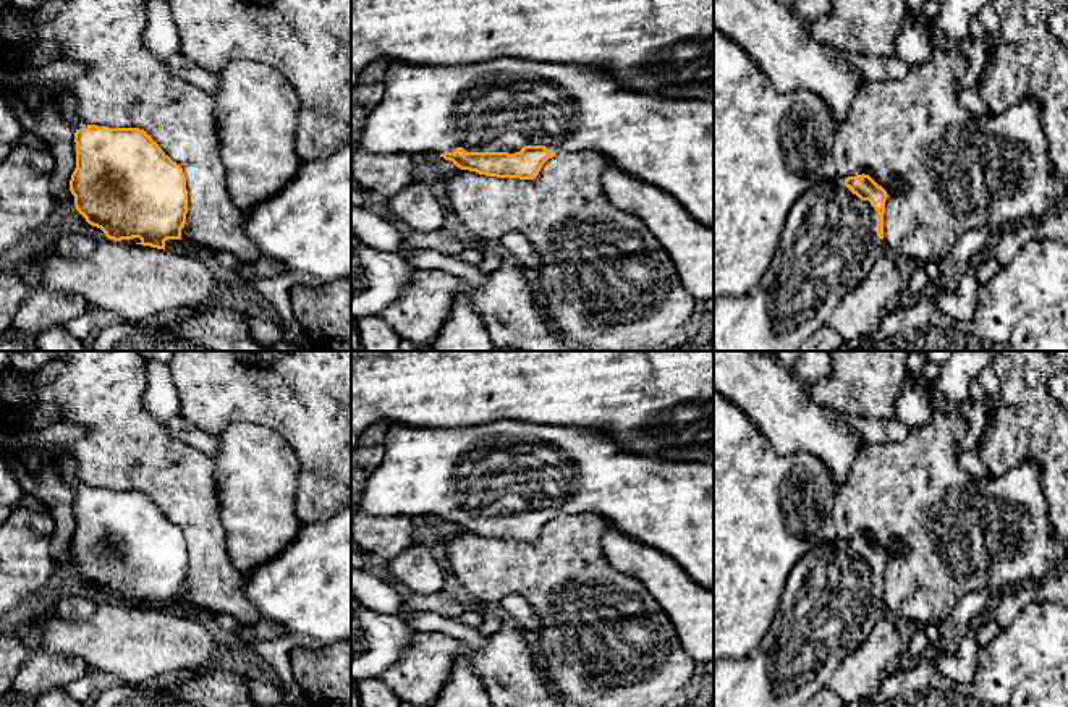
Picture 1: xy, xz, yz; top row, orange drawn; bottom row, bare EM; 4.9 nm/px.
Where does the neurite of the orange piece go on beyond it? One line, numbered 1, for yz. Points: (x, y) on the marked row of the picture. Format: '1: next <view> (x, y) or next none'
1: next yz (829, 243)

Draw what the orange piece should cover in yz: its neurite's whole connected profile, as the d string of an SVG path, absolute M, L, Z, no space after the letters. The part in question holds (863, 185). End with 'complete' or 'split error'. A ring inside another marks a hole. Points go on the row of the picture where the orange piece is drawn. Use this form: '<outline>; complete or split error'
M869 175L816 181L791 207L772 264L761 282L741 296L714 301L714 351L799 351L817 330L829 325L840 299L864 280L875 260L888 254L884 214L888 194Z; split error

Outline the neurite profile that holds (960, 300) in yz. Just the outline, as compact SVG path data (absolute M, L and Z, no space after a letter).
M966 267L956 280L947 286L932 290L935 304L958 322L966 322L974 317L979 301L979 288L976 270Z

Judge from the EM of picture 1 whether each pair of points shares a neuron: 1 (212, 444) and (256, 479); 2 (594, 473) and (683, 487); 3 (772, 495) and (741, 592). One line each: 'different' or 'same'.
1: different
2: same
3: same

